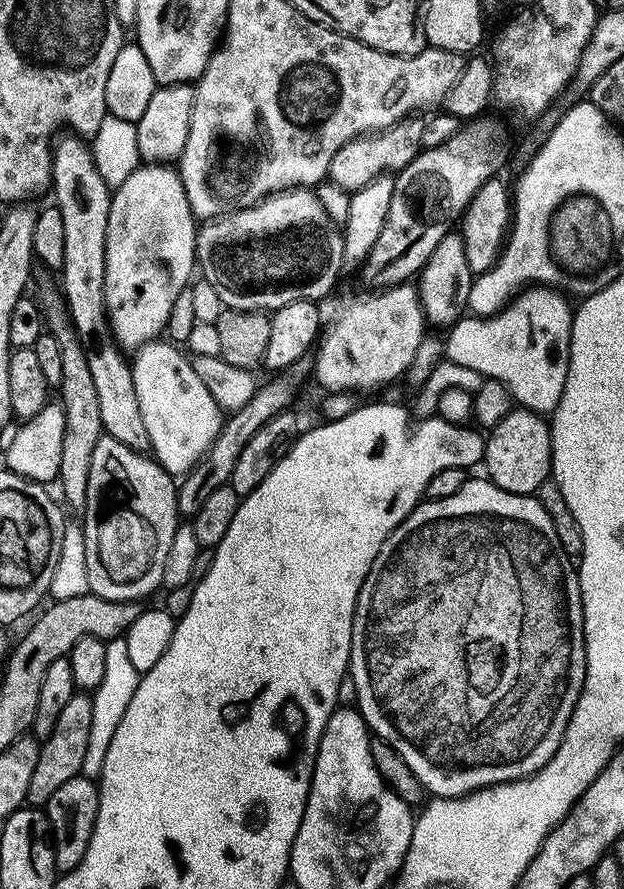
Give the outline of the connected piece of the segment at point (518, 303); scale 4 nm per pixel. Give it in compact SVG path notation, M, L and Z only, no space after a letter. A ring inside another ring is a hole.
M529 286L507 304L501 312L492 316L465 315L451 325L446 332L446 356L460 368L481 372L481 377L502 382L510 390L513 401L519 407L532 412L551 414L562 398L566 386L566 374L570 366L570 342L572 341L573 305L568 305L555 288Z

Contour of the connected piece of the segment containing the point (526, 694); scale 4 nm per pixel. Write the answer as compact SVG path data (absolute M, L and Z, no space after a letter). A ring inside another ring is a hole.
M468 478L464 485L449 497L442 498L441 500L425 499L417 504L416 509L389 534L382 546L382 550L378 550L378 558L374 558L374 562L362 582L362 590L356 599L356 609L352 619L350 684L352 680L352 688L356 691L354 704L360 715L364 717L364 721L368 724L369 729L379 739L386 741L390 746L394 746L394 750L398 750L398 754L402 754L402 758L406 758L406 766L410 766L410 770L414 770L414 774L418 774L418 778L423 782L425 789L433 797L465 796L467 792L475 792L477 788L489 788L495 784L510 783L512 780L534 776L540 768L550 762L550 758L554 758L554 754L564 737L566 726L572 717L574 706L584 689L586 666L588 665L586 662L586 648L584 647L584 607L582 606L582 594L580 593L580 578L577 569L573 565L571 568L567 563L571 564L566 559L562 546L558 542L558 534L554 530L554 522L550 522L550 514L546 514L546 510L540 504L539 499L535 495L519 496L518 494L510 494L487 478L481 478L481 480Z

